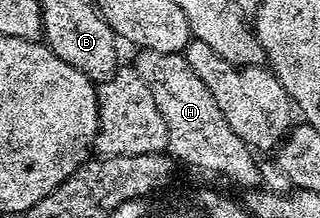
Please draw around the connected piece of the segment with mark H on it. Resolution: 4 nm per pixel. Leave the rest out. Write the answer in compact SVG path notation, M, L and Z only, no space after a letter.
M143 49L137 54L136 72L143 77L156 99L156 107L160 107L160 115L164 115L164 123L168 127L168 143L166 149L175 162L183 161L194 169L207 169L210 173L219 173L238 185L254 187L261 182L258 170L259 162L249 145L228 127L228 119L224 119L224 111L216 107L216 99L212 99L212 91L204 87L203 81L196 76L196 71L188 67L188 59L182 53L157 53L151 49Z

